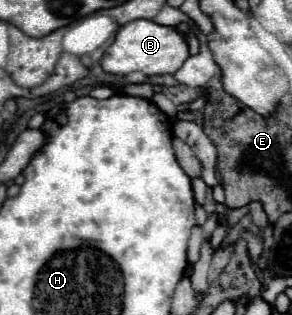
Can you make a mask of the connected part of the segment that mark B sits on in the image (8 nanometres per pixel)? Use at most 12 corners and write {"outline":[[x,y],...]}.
{"outline":[[136,19],[118,29],[106,73],[176,73],[188,55],[174,27]]}

